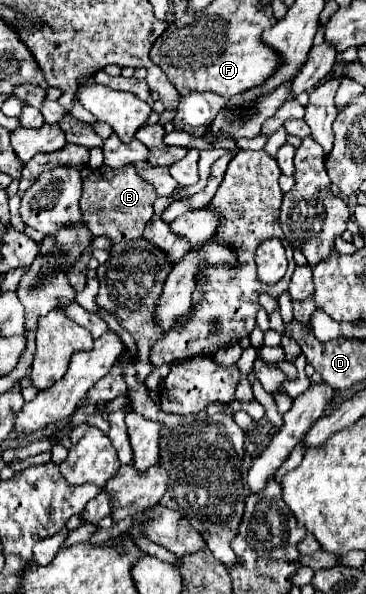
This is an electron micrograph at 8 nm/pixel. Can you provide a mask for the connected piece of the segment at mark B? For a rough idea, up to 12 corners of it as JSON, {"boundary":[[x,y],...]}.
{"boundary":[[135,166],[83,180],[81,214],[95,236],[135,240],[155,188]]}

